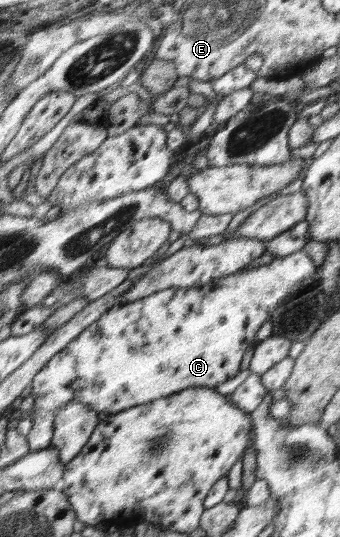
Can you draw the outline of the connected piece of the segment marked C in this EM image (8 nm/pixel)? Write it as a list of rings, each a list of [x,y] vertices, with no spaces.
[[[301,250],[287,257],[275,258],[270,264],[210,281],[209,284],[193,288],[169,288],[129,302],[126,306],[113,307],[48,361],[47,367],[34,378],[32,393],[36,395],[36,402],[30,417],[33,427],[28,435],[32,451],[53,447],[58,412],[72,401],[82,401],[99,413],[116,414],[187,388],[216,388],[231,379],[240,370],[243,351],[253,344],[255,333],[265,323],[265,319],[273,315],[277,303],[289,295],[291,287],[313,273],[313,261],[307,252]]]

